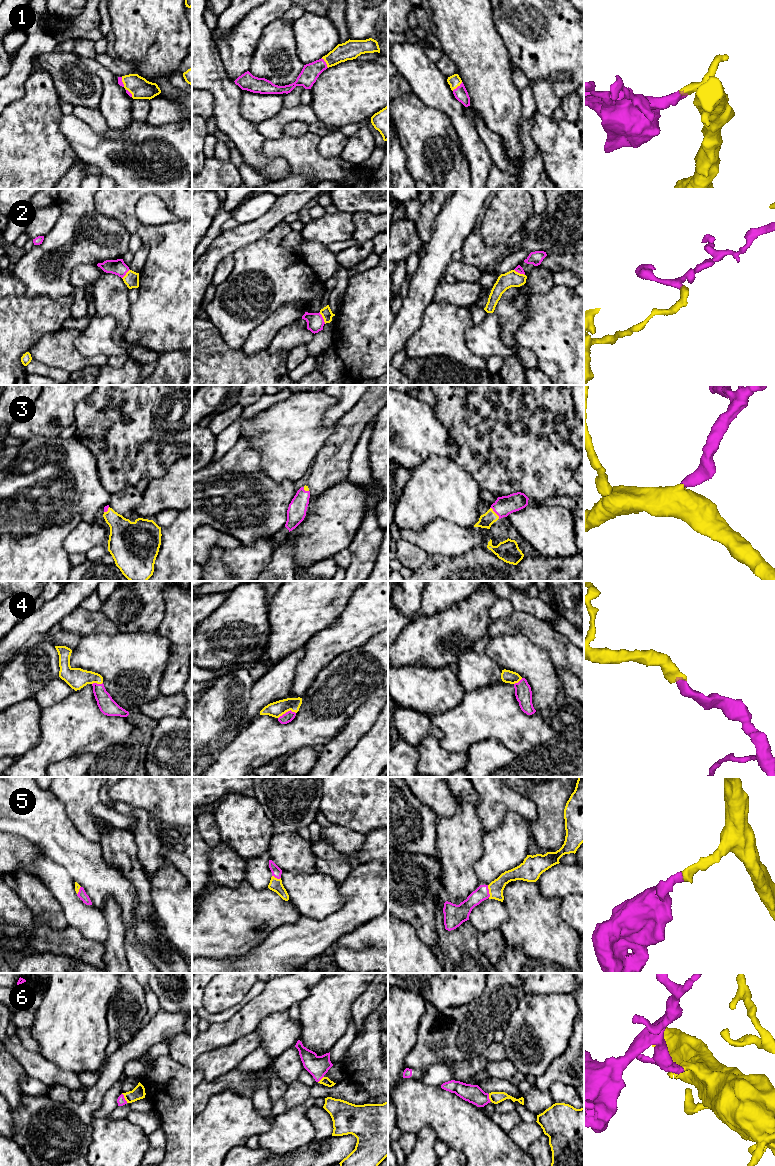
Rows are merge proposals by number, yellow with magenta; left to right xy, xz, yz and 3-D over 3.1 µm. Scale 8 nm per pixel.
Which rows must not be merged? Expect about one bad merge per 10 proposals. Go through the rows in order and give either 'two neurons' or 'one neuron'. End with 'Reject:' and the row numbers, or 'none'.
1: one neuron
2: two neurons
3: one neuron
4: one neuron
5: one neuron
6: one neuron
Reject: 2

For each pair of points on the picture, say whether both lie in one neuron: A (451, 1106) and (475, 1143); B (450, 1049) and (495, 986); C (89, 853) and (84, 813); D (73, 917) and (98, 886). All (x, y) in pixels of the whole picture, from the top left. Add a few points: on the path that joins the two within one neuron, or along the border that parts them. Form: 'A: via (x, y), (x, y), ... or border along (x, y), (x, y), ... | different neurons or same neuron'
A: via (452, 1115), (471, 1134) | same neuron
B: via (465, 1033), (494, 1002) | same neuron
C: border along (72, 821), (88, 839), (98, 842) | different neurons
D: border along (92, 904), (101, 911) | different neurons

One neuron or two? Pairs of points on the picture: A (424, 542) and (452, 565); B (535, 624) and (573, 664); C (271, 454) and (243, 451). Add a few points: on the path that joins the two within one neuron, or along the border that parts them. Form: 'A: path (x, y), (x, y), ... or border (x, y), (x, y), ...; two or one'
A: border (463, 552), (449, 556), (427, 554); two
B: path (544, 634), (564, 654); one
C: border (243, 436), (260, 454), (260, 469), (266, 475); two

